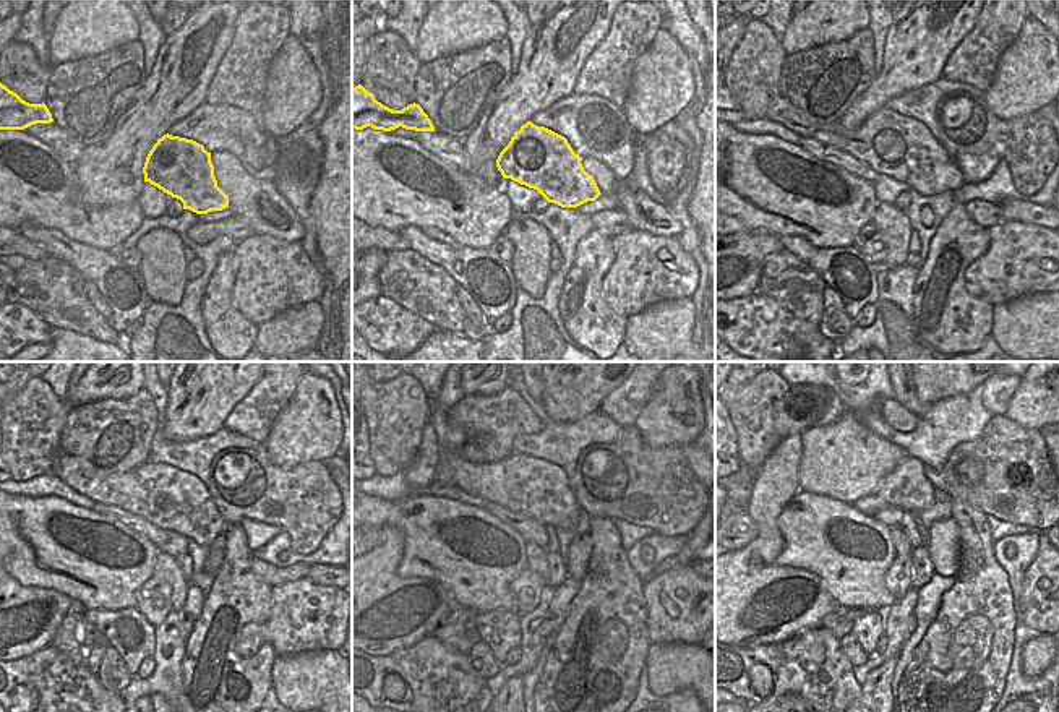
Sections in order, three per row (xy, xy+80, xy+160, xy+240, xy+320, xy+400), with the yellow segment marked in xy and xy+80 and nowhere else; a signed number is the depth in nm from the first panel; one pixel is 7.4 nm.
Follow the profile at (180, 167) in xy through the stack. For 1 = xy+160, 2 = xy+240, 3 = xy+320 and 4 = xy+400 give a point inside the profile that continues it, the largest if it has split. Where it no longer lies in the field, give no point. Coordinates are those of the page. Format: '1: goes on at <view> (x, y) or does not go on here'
1: goes on at xy+160 (892, 145)
2: goes on at xy+240 (174, 500)
3: goes on at xy+320 (526, 485)
4: goes on at xy+400 (907, 488)

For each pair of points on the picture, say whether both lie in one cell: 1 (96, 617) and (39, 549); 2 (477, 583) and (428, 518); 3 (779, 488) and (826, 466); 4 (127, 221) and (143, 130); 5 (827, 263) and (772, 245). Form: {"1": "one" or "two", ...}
{"1": "two", "2": "one", "3": "two", "4": "two", "5": "two"}

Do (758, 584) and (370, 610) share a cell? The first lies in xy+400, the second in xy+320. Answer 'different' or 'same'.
same

